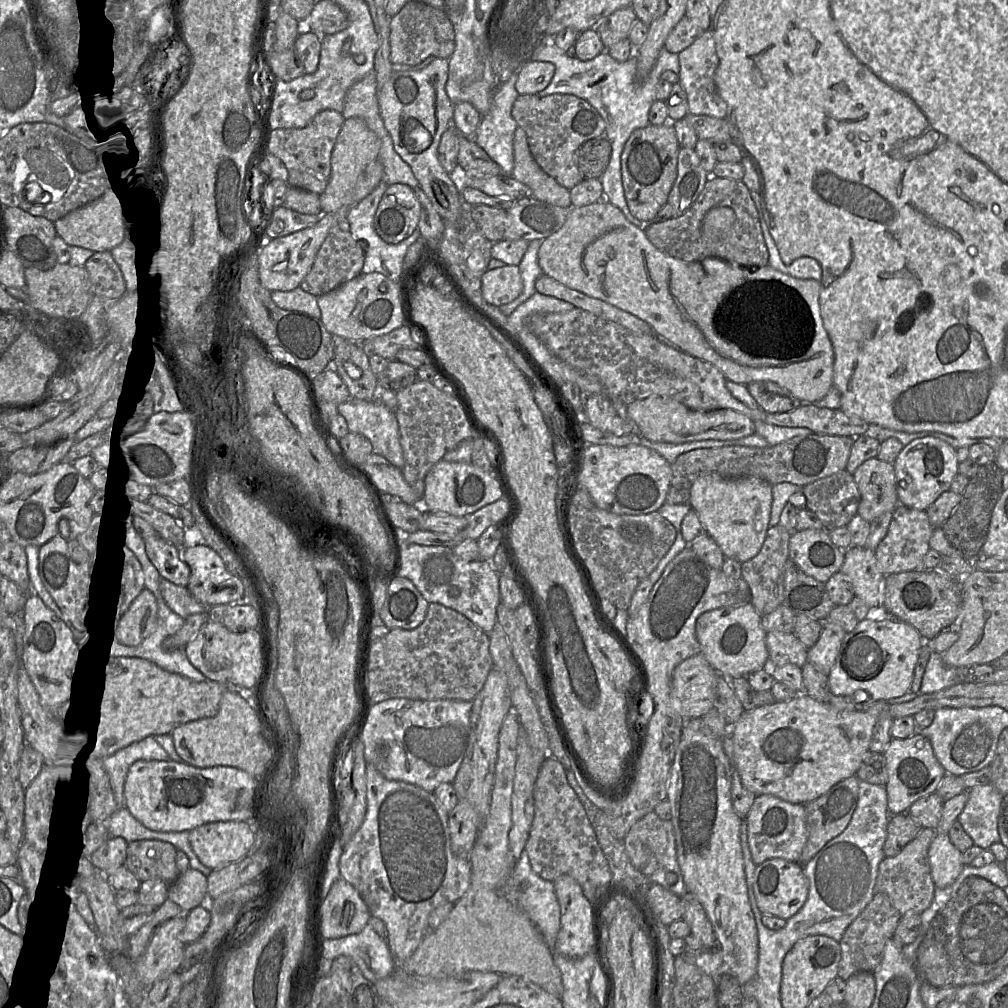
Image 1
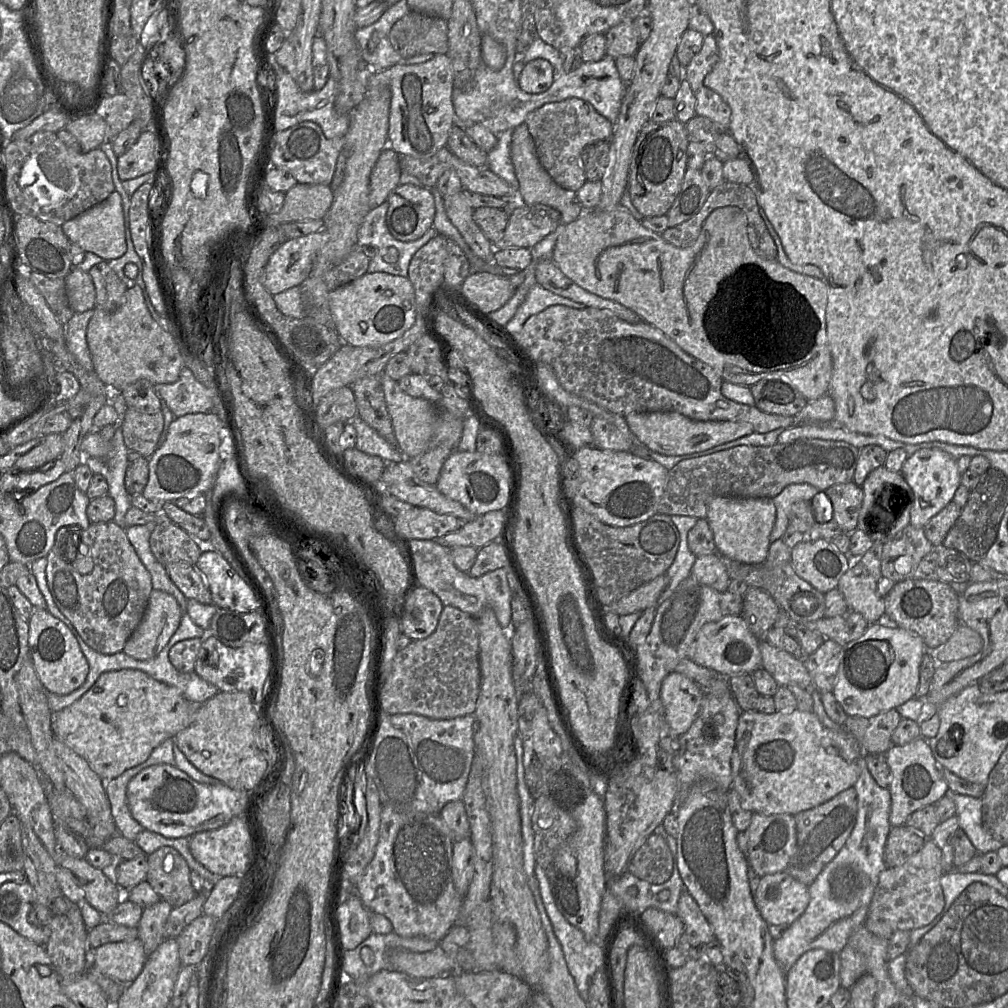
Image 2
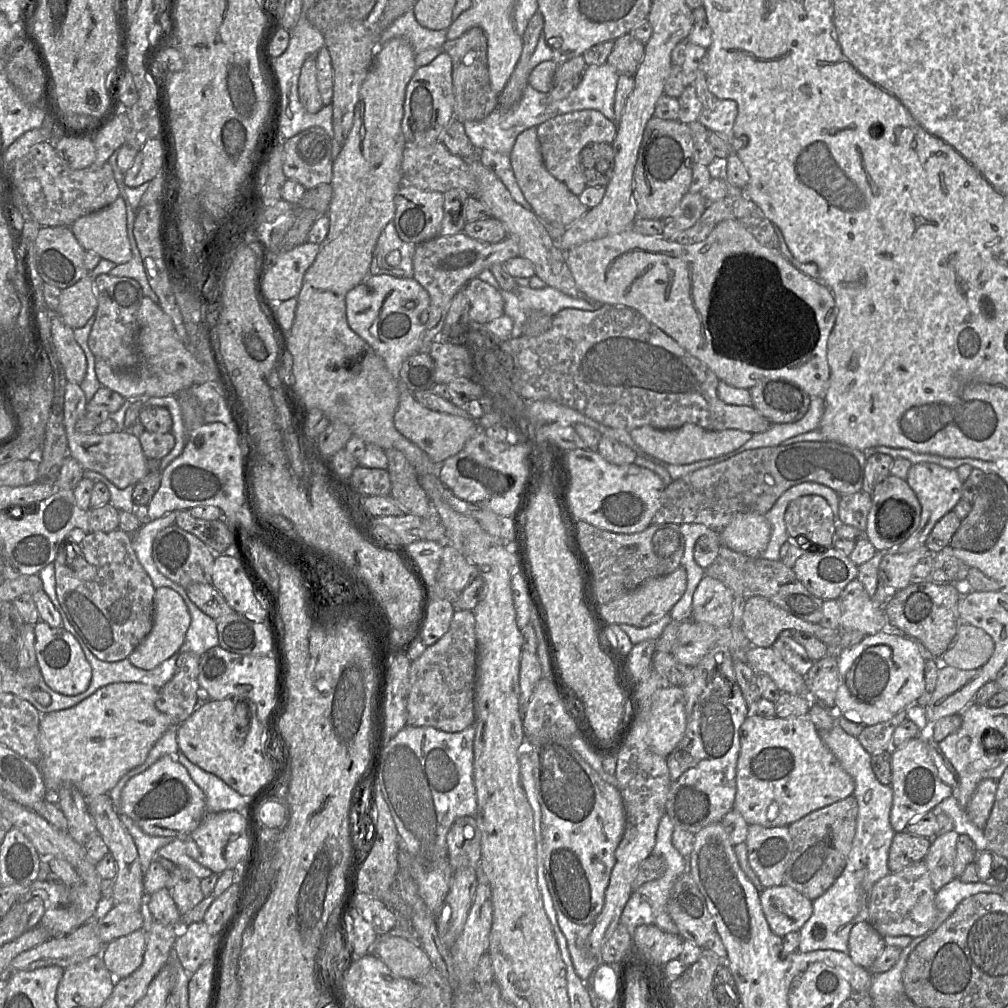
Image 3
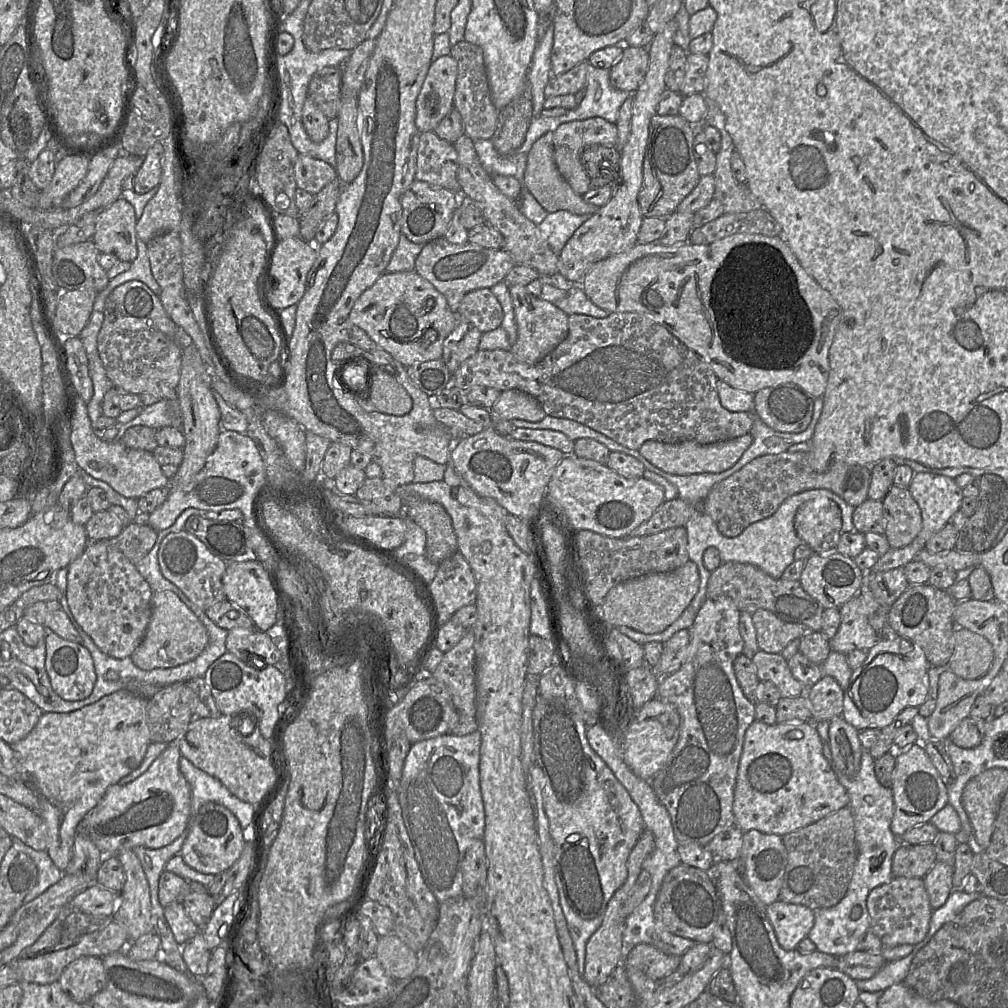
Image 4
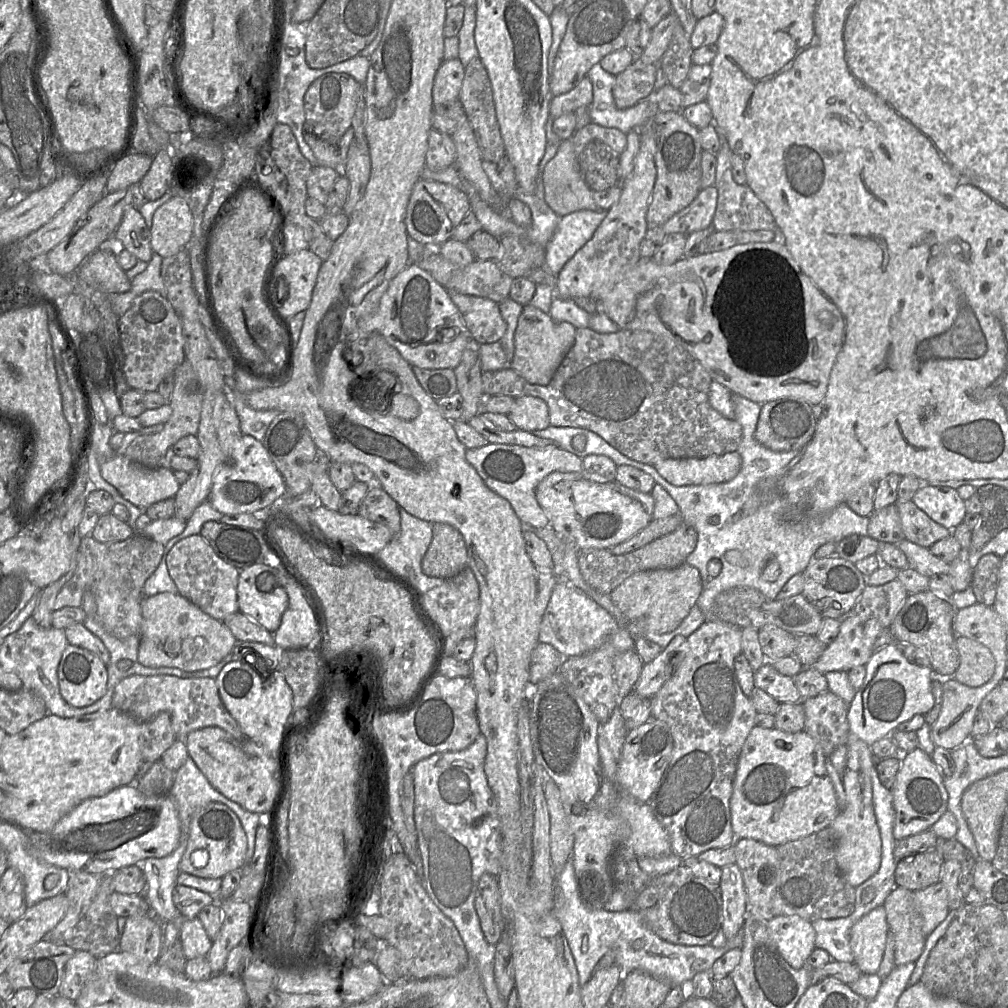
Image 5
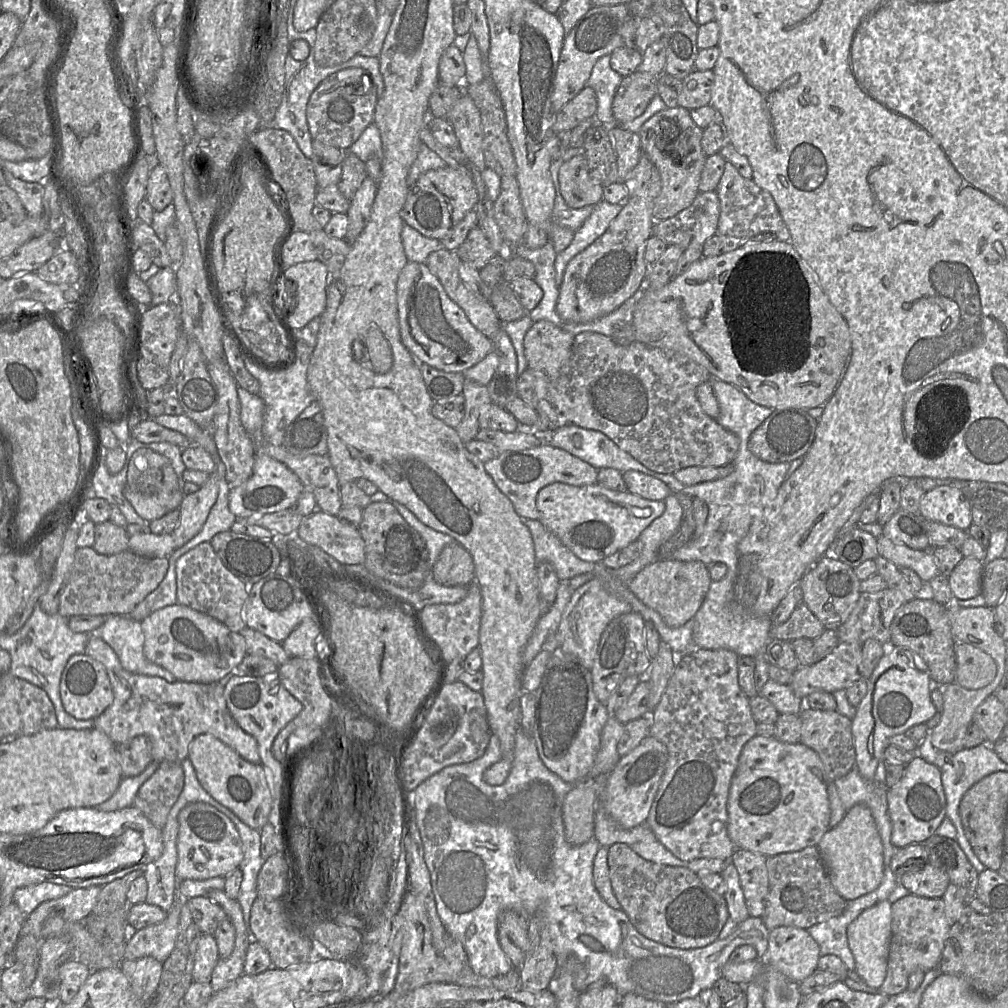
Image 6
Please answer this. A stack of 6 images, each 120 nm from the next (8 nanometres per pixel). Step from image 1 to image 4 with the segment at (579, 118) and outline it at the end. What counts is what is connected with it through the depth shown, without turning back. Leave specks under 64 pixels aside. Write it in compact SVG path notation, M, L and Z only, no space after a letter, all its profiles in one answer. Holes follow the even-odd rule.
M600 117L564 122L553 131L554 160L557 169L575 193L582 196L590 190L590 180L581 163L581 153L584 147L590 144L616 146L617 142L616 124Z

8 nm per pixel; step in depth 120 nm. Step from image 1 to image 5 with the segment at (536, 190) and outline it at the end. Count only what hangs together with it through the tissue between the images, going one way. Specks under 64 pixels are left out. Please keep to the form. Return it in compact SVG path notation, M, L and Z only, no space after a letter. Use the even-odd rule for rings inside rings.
M571 139L561 141L557 153L543 168L542 180L545 202L561 217L579 210L603 210L595 203L592 189L583 177Z

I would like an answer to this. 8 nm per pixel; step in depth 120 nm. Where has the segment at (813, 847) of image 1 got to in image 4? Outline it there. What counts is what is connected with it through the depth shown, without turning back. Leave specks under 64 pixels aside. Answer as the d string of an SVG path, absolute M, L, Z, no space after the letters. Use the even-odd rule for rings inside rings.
M842 807L782 839L787 851L787 863L778 900L803 905L812 911L837 905L847 892L856 863L855 826L851 808Z

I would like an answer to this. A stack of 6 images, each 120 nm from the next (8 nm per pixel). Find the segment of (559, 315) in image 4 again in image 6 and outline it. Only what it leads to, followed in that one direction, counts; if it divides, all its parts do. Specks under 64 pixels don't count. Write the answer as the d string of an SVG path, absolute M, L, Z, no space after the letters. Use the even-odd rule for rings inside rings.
M548 320L533 322L524 337L527 369L556 379L570 358L575 335Z

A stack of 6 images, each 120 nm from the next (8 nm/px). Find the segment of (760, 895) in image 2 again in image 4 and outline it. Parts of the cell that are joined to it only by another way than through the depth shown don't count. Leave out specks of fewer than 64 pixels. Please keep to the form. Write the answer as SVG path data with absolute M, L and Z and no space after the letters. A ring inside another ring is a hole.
M777 900L766 906L779 945L785 950L795 950L797 944L807 938L814 924L814 911L810 908Z

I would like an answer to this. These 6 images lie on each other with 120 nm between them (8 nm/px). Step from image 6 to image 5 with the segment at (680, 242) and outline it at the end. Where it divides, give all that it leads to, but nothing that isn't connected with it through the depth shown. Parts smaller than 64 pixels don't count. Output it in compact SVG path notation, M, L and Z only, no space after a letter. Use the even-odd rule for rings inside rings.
M715 185L702 188L687 207L662 224L665 234L681 233L688 236L709 228L715 214L717 197L718 190Z

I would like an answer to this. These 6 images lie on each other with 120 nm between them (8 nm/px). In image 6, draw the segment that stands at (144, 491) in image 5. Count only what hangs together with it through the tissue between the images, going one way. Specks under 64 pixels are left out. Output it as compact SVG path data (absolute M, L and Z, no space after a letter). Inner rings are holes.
M126 484L124 496L136 512L149 523L174 509L178 509L183 500L184 493L180 489L174 494L146 495L130 489Z

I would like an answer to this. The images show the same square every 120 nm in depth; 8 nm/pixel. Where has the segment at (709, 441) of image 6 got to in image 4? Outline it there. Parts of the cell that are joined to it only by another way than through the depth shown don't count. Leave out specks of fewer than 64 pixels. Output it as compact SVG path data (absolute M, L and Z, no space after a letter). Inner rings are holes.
M613 312L605 318L595 318L584 314L568 315L568 335L554 350L535 364L526 364L517 360L510 350L479 350L463 361L458 369L451 374L450 386L467 390L472 386L485 386L499 390L520 390L534 397L542 406L546 415L574 420L597 432L604 434L615 442L632 450L638 450L647 440L666 443L694 441L699 444L713 444L738 438L748 434L755 420L752 412L731 412L720 404L718 396L718 378L711 367L699 355L686 347L676 337L648 316L635 312Z

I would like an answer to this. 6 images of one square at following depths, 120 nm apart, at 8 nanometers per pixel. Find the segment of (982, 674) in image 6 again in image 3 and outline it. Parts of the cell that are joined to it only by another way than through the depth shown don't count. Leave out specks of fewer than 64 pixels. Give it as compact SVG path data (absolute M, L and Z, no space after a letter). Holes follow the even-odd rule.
M960 622L954 640L940 662L962 670L972 670L987 663L993 652L994 642L987 633Z

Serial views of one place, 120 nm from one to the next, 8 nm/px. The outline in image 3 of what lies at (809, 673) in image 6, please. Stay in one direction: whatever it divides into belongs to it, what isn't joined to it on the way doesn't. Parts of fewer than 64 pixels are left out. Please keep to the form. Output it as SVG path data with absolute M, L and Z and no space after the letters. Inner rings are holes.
M858 578L844 588L837 599L841 608L840 629L855 629L873 635L885 631L887 617L869 597Z

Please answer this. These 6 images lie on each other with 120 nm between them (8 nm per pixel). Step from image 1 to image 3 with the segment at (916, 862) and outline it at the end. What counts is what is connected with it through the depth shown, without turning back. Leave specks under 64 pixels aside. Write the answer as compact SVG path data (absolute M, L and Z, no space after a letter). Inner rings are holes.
M920 861L900 872L889 873L872 888L868 904L868 921L882 937L909 936L919 937L925 934L934 924L936 917L935 890L926 867Z

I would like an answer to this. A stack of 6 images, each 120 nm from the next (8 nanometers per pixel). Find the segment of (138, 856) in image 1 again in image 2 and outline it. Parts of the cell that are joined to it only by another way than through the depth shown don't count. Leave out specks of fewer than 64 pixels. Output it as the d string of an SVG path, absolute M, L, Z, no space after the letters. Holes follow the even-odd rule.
M161 847L147 856L146 881L172 907L179 907L197 895L190 881L191 869L183 856L171 847Z

